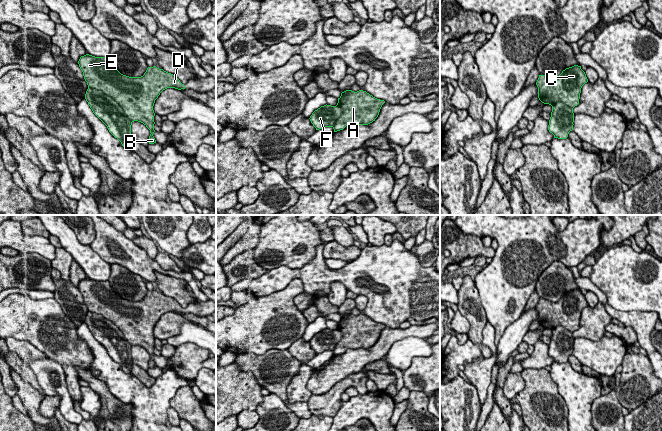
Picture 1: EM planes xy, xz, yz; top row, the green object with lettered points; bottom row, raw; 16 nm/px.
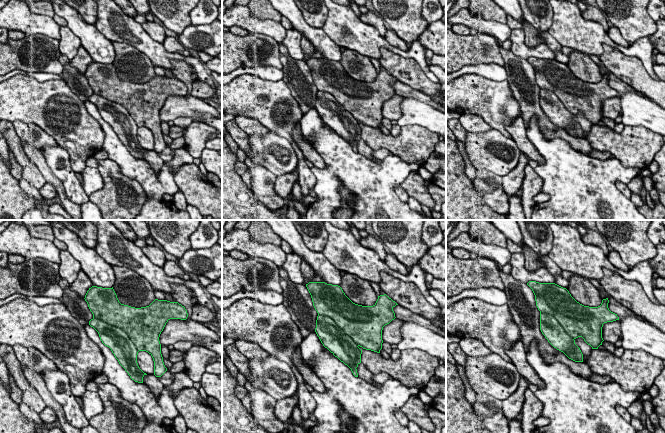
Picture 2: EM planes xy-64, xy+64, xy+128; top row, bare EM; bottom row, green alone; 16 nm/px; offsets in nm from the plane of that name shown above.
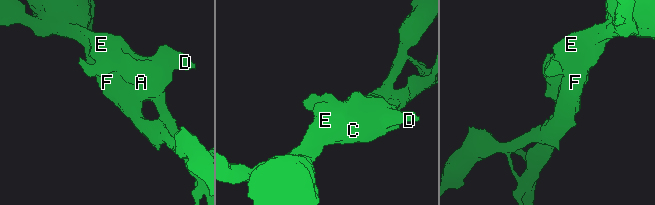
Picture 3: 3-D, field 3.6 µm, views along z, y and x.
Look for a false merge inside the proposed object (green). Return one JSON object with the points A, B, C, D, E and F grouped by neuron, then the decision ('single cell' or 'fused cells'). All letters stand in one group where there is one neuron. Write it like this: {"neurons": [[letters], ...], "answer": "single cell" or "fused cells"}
{"neurons": [["A", "B", "C", "D", "E"], ["F"]], "answer": "fused cells"}

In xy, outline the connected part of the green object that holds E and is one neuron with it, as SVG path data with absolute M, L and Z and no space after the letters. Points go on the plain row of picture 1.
M86 278L80 281L78 288L88 311L113 322L131 346L141 346L150 354L149 368L156 367L153 360L155 324L163 314L181 314L185 313L185 309L175 299L156 290L148 291L141 301L123 299L112 289L108 280Z

